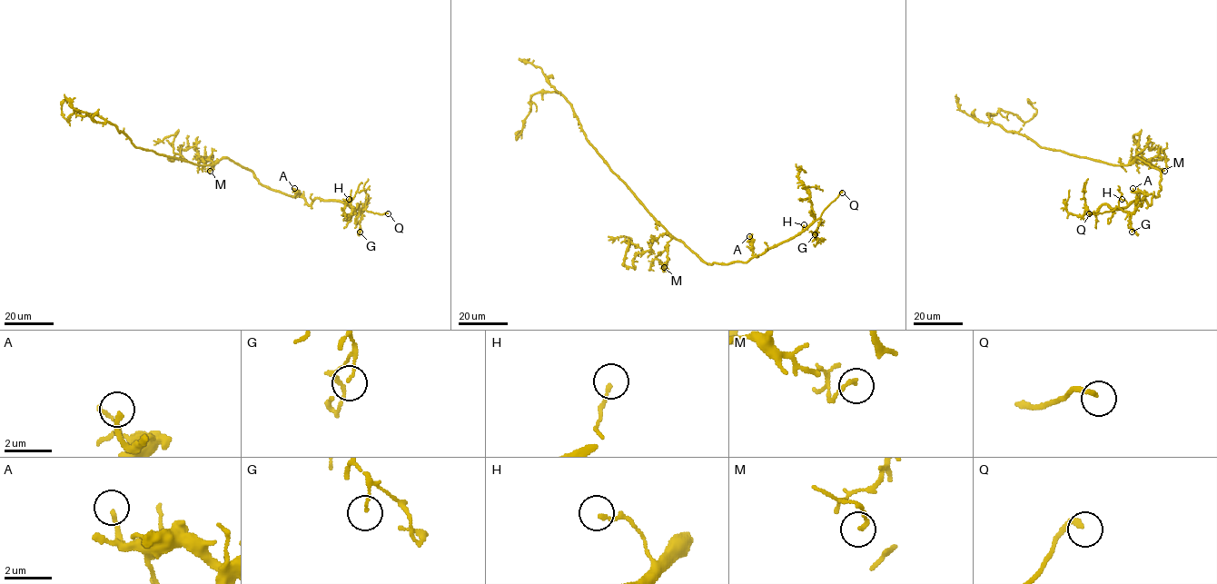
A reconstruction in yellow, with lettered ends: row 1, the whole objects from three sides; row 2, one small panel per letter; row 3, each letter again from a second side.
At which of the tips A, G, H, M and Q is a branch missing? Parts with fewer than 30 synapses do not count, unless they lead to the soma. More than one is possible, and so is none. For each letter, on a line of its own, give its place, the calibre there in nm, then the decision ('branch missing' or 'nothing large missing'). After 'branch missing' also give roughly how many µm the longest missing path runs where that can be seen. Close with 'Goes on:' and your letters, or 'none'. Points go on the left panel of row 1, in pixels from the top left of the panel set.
A: (294, 188) | 180 nm | nothing large missing
G: (360, 232) | 90 nm | nothing large missing
H: (349, 199) | 140 nm | nothing large missing
M: (210, 171) | 170 nm | nothing large missing
Q: (388, 213) | 200 nm | branch missing | 15 µm
Goes on: Q

